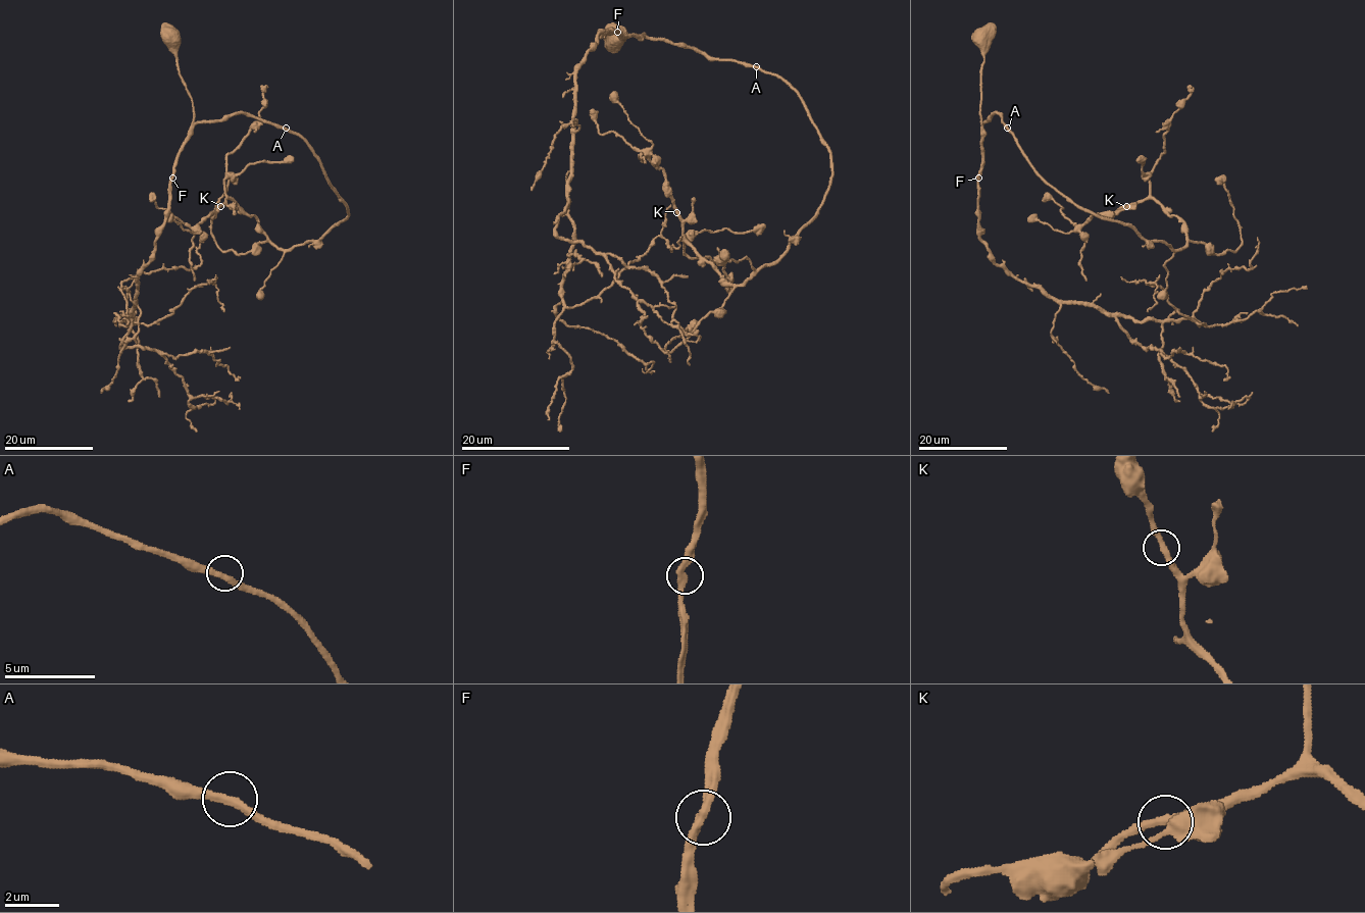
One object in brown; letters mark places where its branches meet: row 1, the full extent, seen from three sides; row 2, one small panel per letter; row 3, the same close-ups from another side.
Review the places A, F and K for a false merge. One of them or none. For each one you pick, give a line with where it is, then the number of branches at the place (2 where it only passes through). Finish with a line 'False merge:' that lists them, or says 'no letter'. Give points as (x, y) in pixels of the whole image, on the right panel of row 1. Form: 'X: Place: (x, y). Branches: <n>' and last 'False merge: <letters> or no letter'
False merge: no letter

